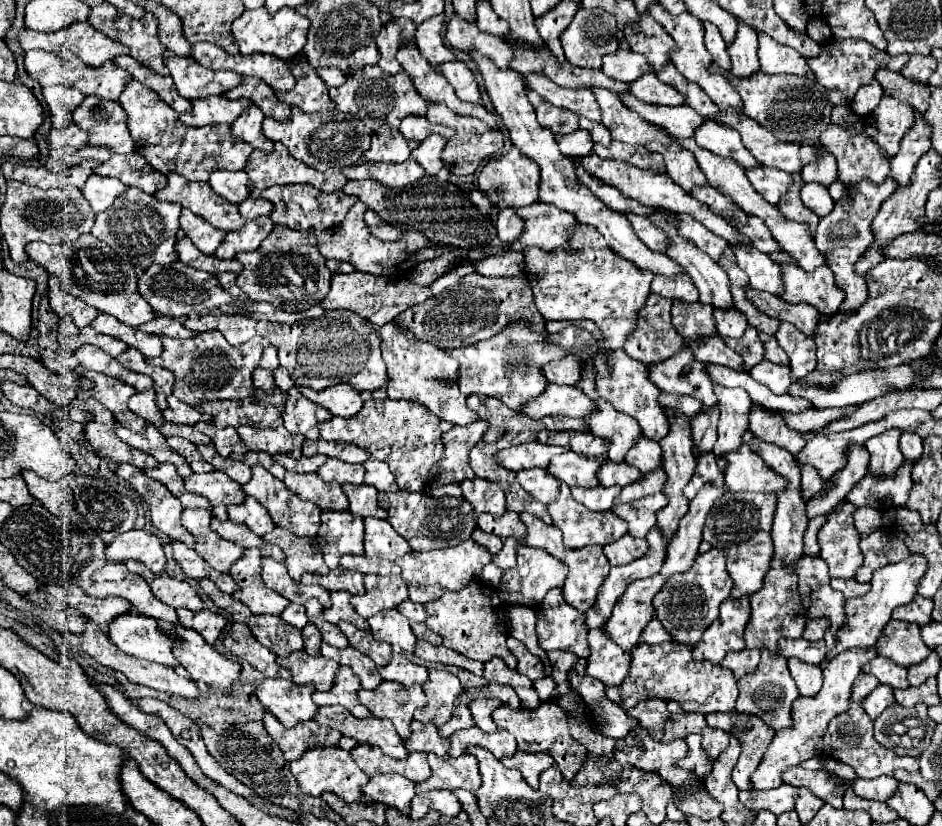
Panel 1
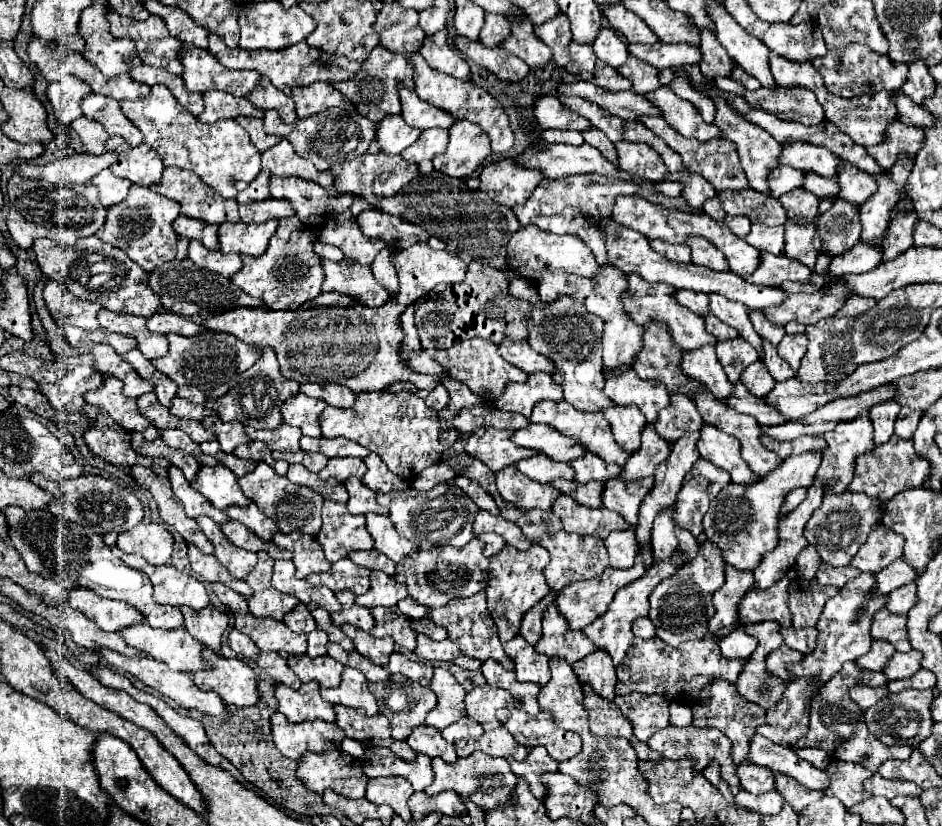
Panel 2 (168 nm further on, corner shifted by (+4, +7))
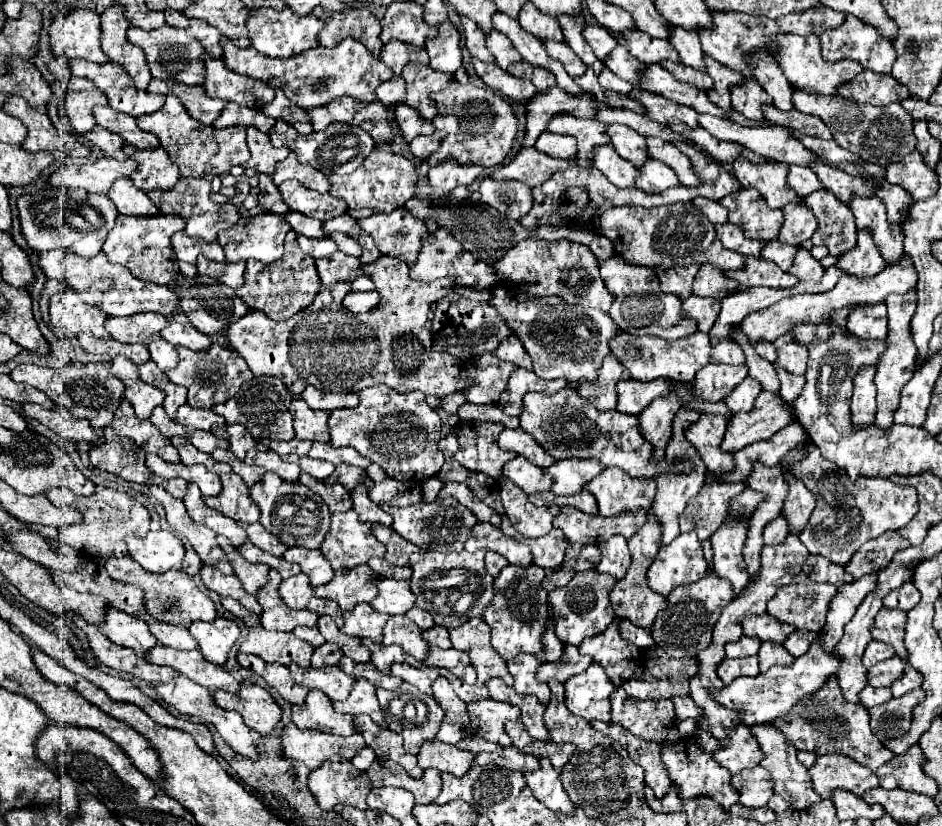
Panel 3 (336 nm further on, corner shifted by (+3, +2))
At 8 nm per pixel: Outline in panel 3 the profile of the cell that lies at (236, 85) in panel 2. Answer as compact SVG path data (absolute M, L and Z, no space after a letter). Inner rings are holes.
M205 56L207 82L203 84L207 96L237 102L241 106L263 106L273 102L275 90L265 82L235 74L221 60Z

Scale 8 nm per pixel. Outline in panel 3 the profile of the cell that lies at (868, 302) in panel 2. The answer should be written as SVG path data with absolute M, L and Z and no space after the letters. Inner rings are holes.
M883 304L855 308L847 322L853 336L861 340L885 340L887 338L887 308Z

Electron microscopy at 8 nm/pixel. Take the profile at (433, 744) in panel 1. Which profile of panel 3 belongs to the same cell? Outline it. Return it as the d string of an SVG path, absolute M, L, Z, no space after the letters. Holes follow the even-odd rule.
M433 740L433 742L427 742L427 746L423 746L417 758L423 770L437 768L441 772L449 772L459 778L469 772L471 760L475 758L475 754L459 750L457 746L451 746L451 744L443 744L439 740Z

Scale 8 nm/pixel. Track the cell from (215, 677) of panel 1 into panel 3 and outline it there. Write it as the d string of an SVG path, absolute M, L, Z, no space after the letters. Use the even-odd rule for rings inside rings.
M241 684L239 694L231 694L225 690L215 692L215 702L225 710L235 710L243 716L245 724L259 732L261 736L267 736L273 732L273 728L281 720L281 706L273 700L273 696L261 688L261 686L247 686Z

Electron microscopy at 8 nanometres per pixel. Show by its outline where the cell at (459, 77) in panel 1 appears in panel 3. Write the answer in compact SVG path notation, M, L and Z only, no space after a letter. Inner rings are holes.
M447 20L441 24L439 34L425 42L425 50L431 58L431 68L441 72L455 72L461 66L461 46L459 30Z

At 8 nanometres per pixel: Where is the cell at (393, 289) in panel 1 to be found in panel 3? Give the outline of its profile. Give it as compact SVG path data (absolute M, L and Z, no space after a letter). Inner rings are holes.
M335 252L329 258L317 258L317 272L323 286L333 286L335 282L353 282L353 278L361 276L361 262L355 256L347 256L343 252Z

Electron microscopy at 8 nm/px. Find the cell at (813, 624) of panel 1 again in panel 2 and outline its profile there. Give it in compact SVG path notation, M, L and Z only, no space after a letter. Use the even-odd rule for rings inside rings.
M798 577L790 583L790 613L792 613L792 625L796 629L814 627L818 623L818 617L822 615L824 603L834 597L838 589L818 585L818 581L802 581Z

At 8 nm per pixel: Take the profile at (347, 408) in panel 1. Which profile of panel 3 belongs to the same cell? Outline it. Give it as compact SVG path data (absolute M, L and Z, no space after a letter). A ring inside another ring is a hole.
M307 386L301 398L309 404L309 408L327 410L327 412L333 412L339 408L355 408L359 404L357 394L331 394L331 392L321 392L315 386Z

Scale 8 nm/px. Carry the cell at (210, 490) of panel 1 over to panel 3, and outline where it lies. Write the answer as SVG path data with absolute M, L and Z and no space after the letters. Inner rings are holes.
M231 472L231 474L223 474L221 482L223 482L221 494L203 498L205 504L211 506L213 510L221 512L223 516L233 518L235 522L245 522L245 524L257 522L261 512L259 512L257 504L251 500L249 488L241 482L241 478Z

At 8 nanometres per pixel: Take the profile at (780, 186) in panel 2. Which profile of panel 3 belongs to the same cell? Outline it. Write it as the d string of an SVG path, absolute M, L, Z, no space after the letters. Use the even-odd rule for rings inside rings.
M789 166L787 182L801 198L805 198L807 194L823 188L823 184L817 178L817 174L811 168L805 168L805 166Z

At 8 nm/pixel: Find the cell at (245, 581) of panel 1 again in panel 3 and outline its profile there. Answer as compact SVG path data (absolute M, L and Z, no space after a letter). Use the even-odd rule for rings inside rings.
M271 570L271 586L263 590L263 594L257 594L259 604L263 606L261 614L261 624L267 630L279 630L279 632L291 632L297 626L317 626L319 614L309 612L309 610L291 610L279 596L279 584L281 584L281 574Z

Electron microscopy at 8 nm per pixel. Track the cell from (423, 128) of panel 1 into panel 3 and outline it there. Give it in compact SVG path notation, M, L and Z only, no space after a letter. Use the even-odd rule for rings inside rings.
M419 62L407 64L403 70L403 76L407 80L407 96L405 102L419 110L423 118L433 120L435 116L435 104L431 102L429 94L431 92L441 92L447 88L453 80L455 74L445 74L439 70L433 70L431 66L423 66Z

